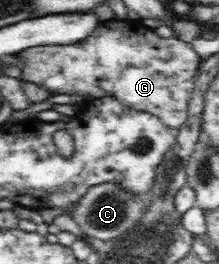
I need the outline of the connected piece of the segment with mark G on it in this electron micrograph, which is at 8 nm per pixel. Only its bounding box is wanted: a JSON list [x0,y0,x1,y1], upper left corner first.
[16,17,200,130]

